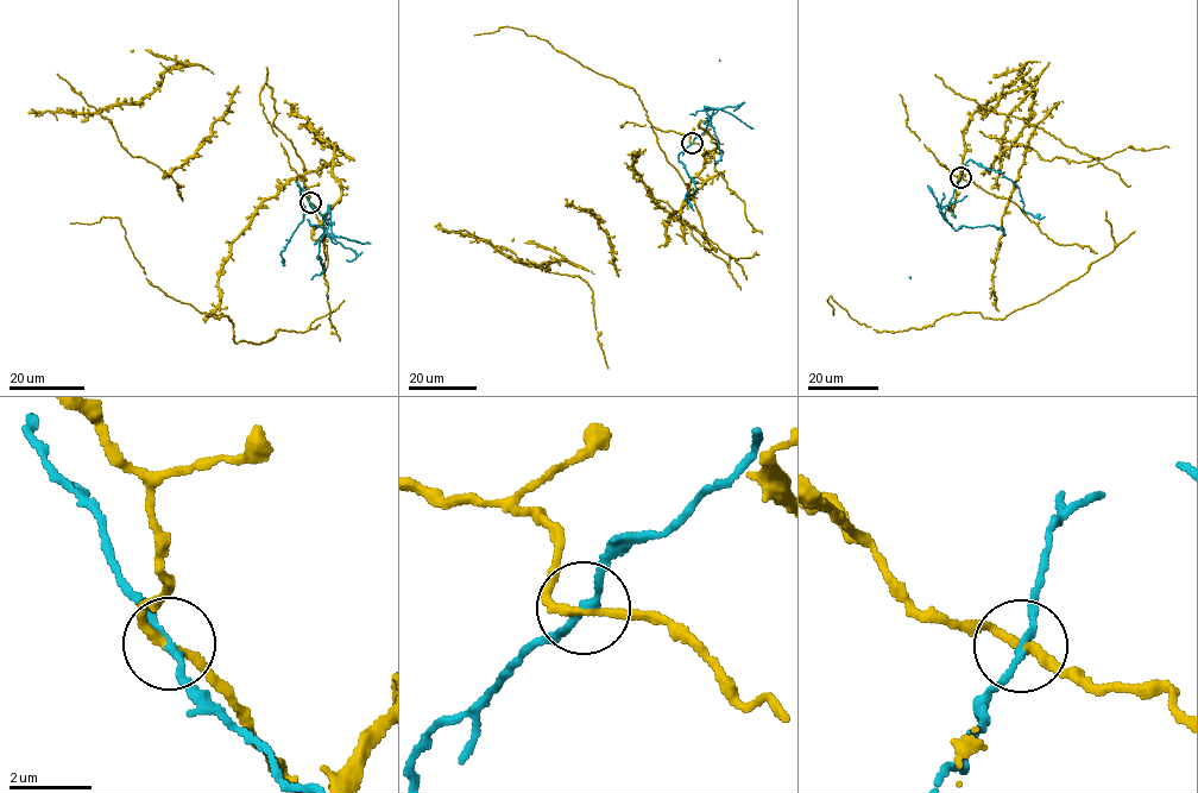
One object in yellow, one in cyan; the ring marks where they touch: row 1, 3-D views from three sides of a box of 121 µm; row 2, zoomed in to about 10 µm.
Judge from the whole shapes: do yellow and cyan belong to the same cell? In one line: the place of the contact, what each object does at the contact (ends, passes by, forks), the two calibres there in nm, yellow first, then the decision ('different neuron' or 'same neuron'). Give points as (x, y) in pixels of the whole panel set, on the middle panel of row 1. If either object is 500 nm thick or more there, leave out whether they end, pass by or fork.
at (692, 143); yellow passes by; cyan passes by; 180 nm thick on the yellow side, 170 nm on the other; different neuron

